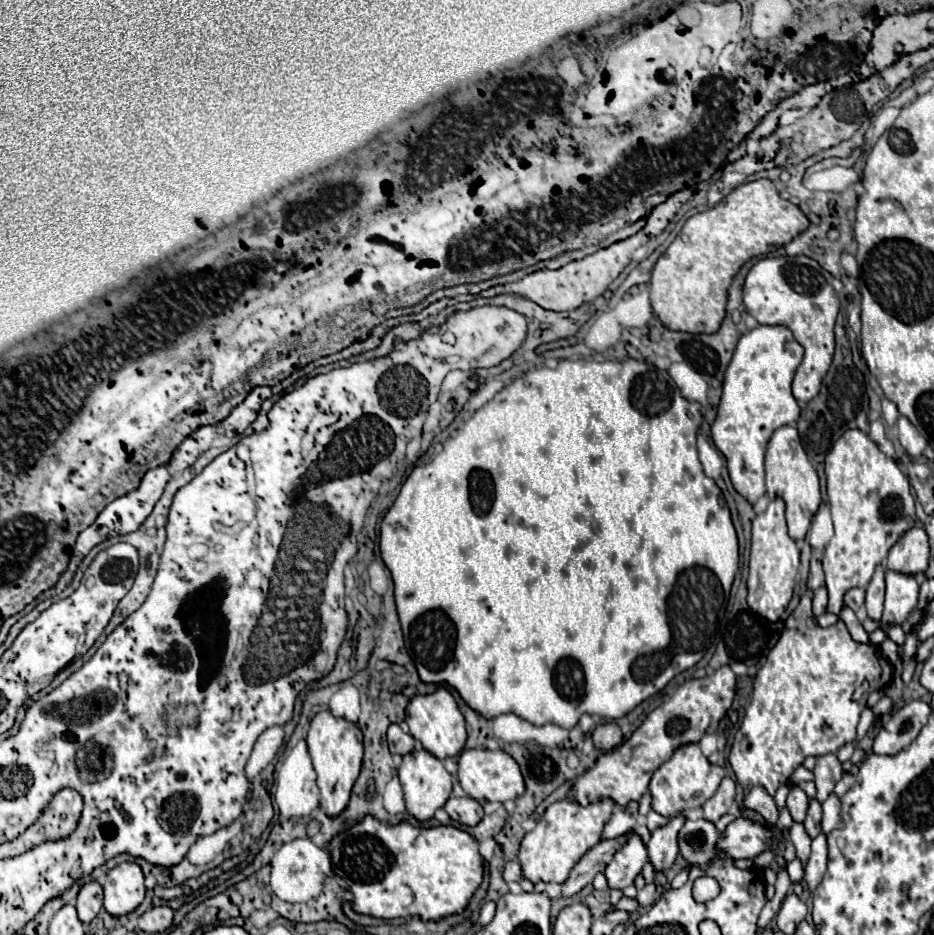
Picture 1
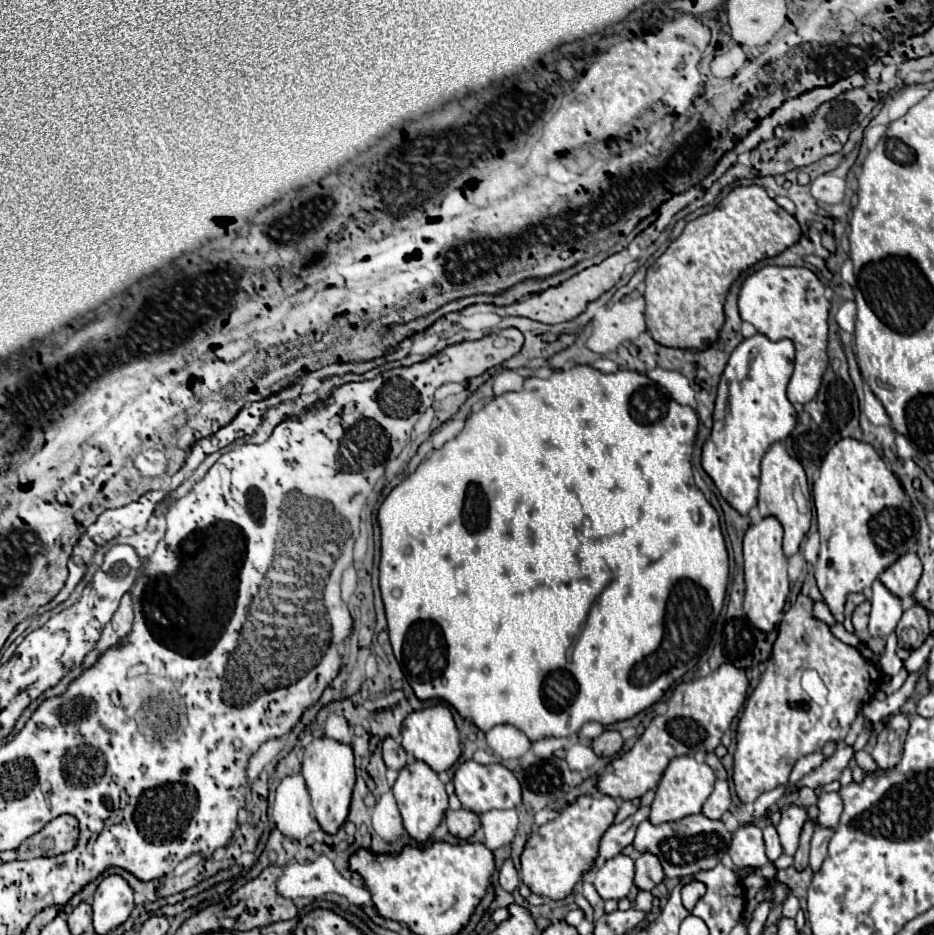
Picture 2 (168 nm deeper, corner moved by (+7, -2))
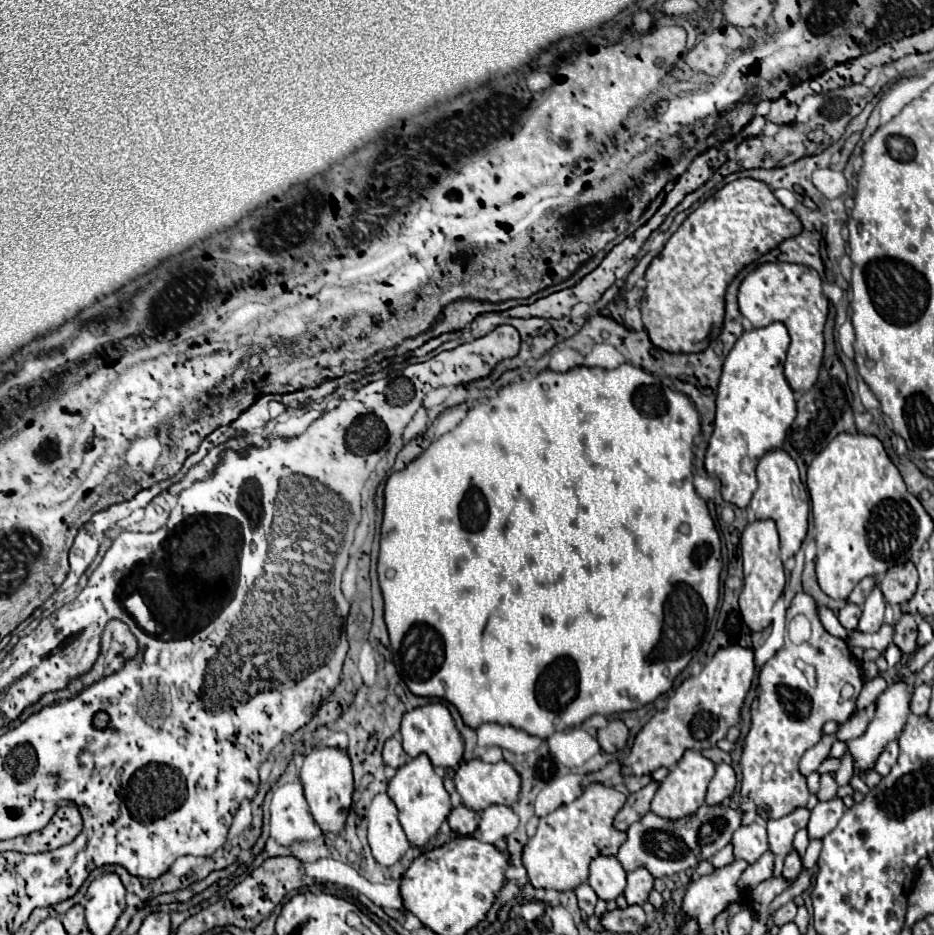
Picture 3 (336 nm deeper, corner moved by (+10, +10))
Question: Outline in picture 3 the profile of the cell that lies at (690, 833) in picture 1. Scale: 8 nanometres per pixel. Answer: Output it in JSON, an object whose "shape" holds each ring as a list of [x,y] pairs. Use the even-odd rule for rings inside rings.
{"shape":[[[702,804],[692,816],[680,820],[668,820],[656,816],[654,812],[646,812],[638,822],[628,828],[628,840],[620,846],[616,858],[622,862],[626,872],[638,866],[646,866],[654,878],[672,876],[676,872],[694,868],[700,860],[708,860],[720,848],[724,848],[730,842],[734,830],[742,824],[742,814],[742,810],[724,808],[720,804]]]}

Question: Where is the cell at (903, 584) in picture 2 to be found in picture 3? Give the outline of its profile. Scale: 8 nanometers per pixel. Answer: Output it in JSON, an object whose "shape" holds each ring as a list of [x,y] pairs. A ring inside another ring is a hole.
{"shape":[[[902,562],[902,566],[892,566],[880,580],[880,590],[888,604],[904,604],[912,598],[918,582],[918,570],[914,562]]]}

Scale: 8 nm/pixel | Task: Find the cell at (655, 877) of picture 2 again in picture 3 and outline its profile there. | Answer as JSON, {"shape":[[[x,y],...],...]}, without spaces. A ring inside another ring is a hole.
{"shape":[[[644,866],[628,872],[628,884],[624,890],[628,904],[644,904],[648,900],[648,892],[652,890],[652,886],[654,886],[654,876]]]}

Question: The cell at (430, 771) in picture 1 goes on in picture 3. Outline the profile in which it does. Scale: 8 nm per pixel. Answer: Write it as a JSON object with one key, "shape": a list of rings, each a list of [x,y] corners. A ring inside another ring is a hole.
{"shape":[[[420,754],[400,766],[396,770],[396,776],[388,782],[388,796],[398,808],[398,818],[400,824],[414,846],[424,846],[440,828],[440,824],[446,820],[448,812],[452,810],[450,806],[450,796],[442,784],[442,778],[434,772],[434,766],[426,754]]]}

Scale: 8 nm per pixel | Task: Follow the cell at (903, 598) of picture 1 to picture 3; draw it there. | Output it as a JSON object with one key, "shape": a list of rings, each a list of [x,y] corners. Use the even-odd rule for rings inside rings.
{"shape":[[[876,586],[870,596],[864,602],[864,612],[860,616],[858,630],[862,632],[878,632],[882,622],[884,622],[884,610],[886,610],[886,600],[882,590]]]}

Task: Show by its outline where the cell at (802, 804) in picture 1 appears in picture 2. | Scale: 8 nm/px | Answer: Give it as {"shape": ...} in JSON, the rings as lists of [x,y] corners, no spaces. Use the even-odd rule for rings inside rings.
{"shape":[[[793,804],[781,814],[781,820],[775,828],[777,828],[777,834],[781,838],[781,846],[783,846],[785,854],[789,854],[789,856],[795,854],[805,822],[807,822],[807,812],[801,806]]]}

